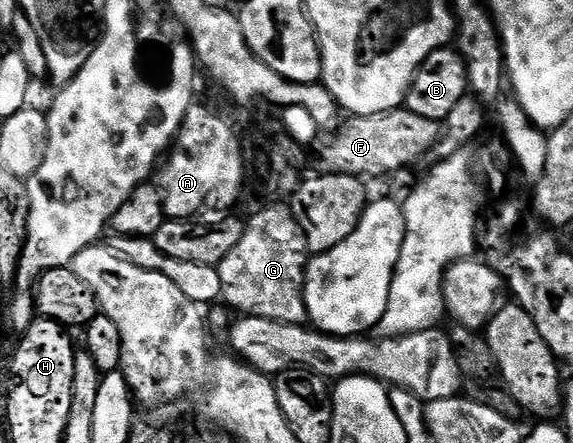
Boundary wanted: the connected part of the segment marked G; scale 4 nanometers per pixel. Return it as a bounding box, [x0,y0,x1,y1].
[218,203,310,325]

